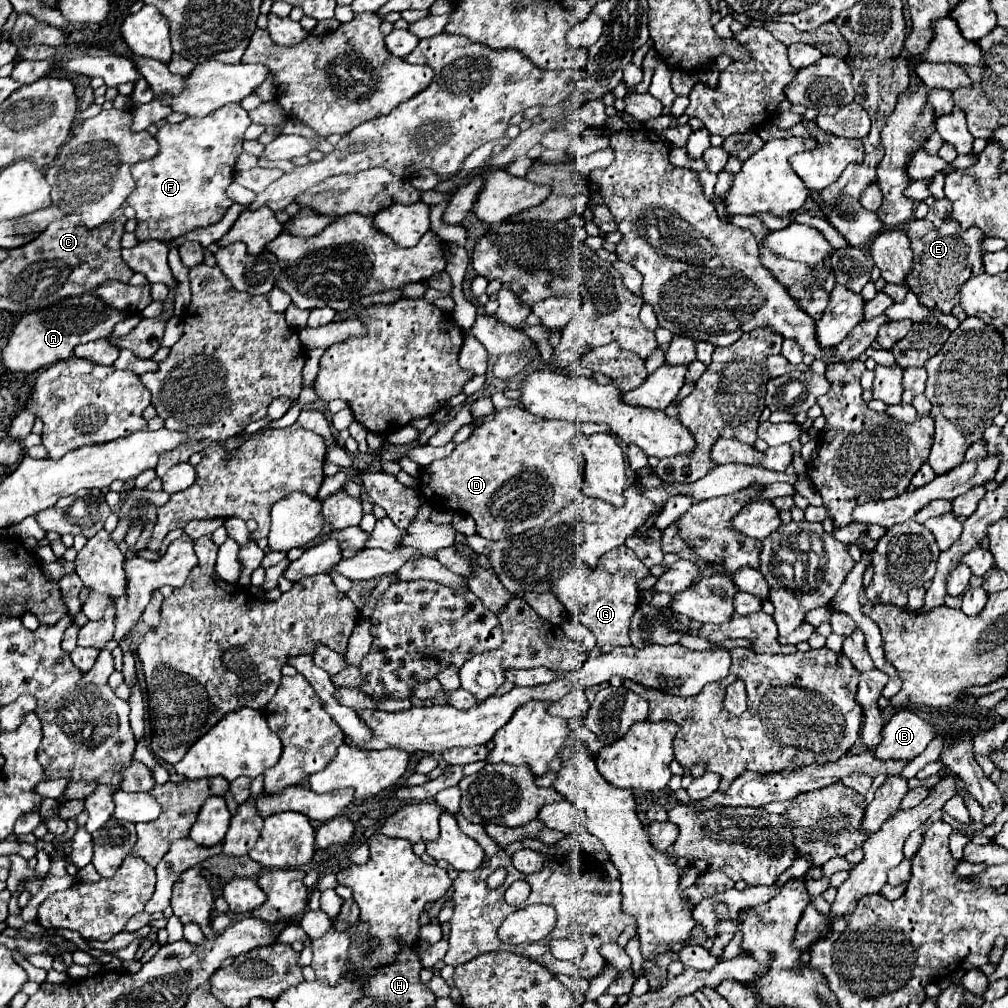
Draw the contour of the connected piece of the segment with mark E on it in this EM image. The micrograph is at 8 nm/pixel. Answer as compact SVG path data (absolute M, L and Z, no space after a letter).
M946 199L935 200L930 205L926 219L912 219L906 227L906 233L914 251L914 269L906 277L906 287L918 297L922 305L934 311L950 313L960 301L962 285L972 277L980 275L982 269L982 241L984 233L978 227L962 229L951 217L952 204Z

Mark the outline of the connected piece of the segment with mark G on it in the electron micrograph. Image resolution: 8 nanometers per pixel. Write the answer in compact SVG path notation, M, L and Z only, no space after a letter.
M626 547L612 549L598 561L594 569L588 567L572 567L560 579L552 585L552 593L564 603L566 611L578 619L582 625L586 625L598 639L598 647L608 653L614 647L630 645L628 639L628 627L630 617L638 609L638 579L650 575L648 567Z

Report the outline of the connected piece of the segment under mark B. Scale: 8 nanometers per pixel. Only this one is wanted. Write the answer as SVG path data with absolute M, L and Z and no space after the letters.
M898 711L882 729L882 743L874 749L878 759L914 759L934 739L934 727L914 713Z

